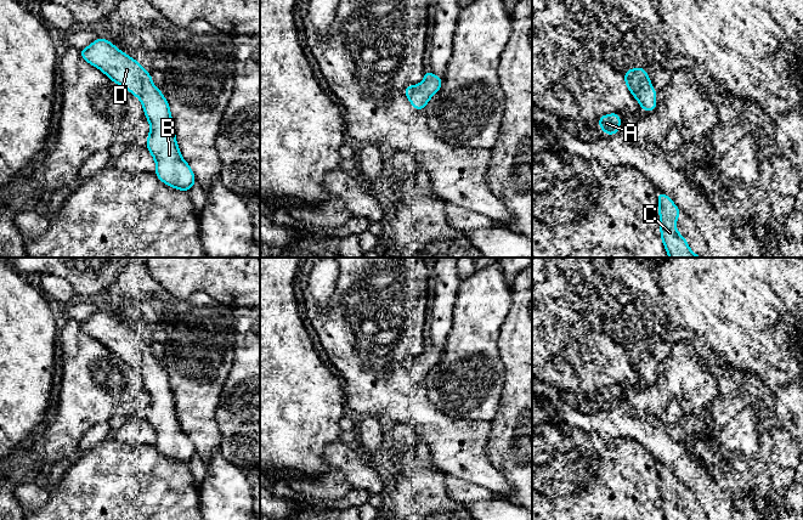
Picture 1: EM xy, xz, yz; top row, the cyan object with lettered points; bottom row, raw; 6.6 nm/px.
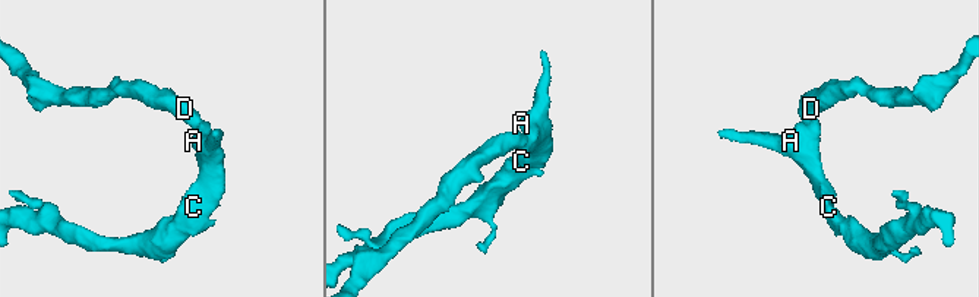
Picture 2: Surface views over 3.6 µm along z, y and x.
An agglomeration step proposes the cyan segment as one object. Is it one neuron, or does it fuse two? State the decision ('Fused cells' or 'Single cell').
Single cell

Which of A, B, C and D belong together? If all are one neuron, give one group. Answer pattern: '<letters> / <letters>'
A B C D

